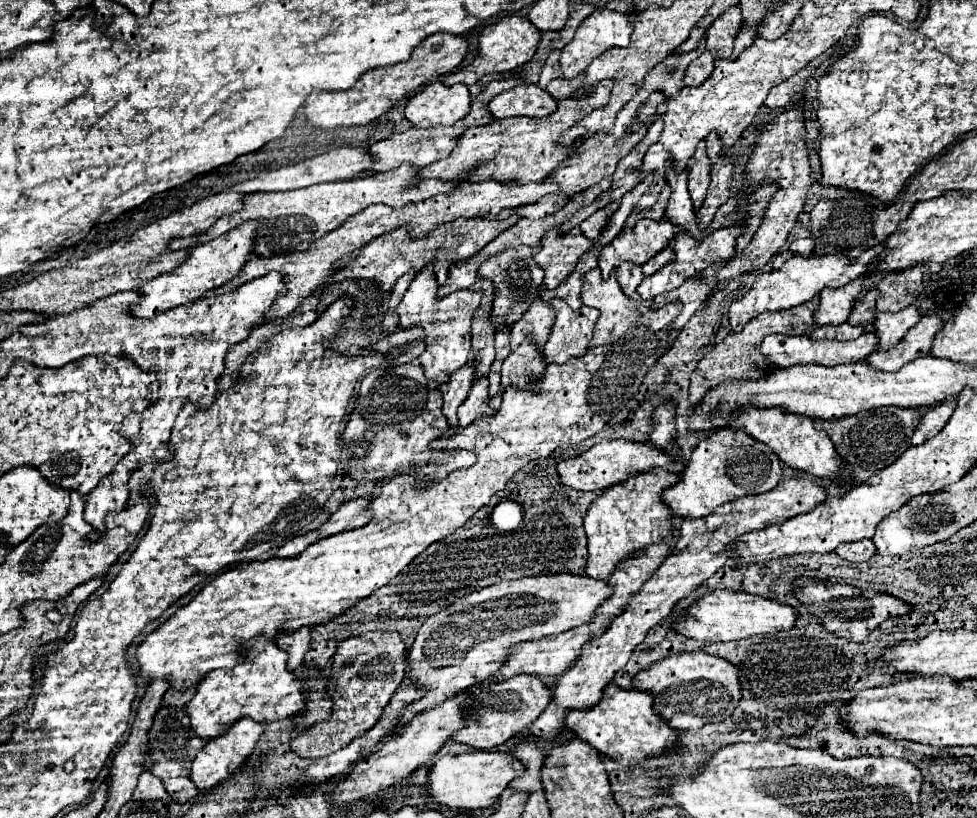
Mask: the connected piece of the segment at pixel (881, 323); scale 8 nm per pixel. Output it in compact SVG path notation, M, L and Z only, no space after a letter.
M908 306L896 314L892 312L878 312L870 330L874 330L878 334L878 348L880 350L892 350L908 332L908 328L912 328L918 318L922 316L922 312L916 306Z

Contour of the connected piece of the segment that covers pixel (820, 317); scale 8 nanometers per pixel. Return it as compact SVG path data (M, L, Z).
M870 274L842 286L842 288L826 288L820 292L820 306L814 312L814 324L826 326L826 324L844 324L858 294L862 292L862 284Z

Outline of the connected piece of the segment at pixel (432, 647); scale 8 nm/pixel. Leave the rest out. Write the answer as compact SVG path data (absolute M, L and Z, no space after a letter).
M548 574L474 590L446 610L426 618L408 654L408 674L414 674L414 678L418 678L428 690L422 700L406 706L404 716L400 718L400 728L418 712L486 680L486 676L500 668L514 644L588 624L602 602L610 596L612 588L608 588L606 580L576 574Z

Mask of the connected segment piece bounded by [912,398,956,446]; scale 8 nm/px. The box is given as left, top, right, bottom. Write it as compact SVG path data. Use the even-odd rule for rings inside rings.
M950 398L950 400L942 402L942 404L926 410L926 414L922 416L922 420L920 420L920 424L918 424L918 430L916 430L914 436L912 436L912 444L914 444L914 446L924 444L928 438L936 436L936 434L946 426L950 414L954 412L954 402L956 402L956 400Z

